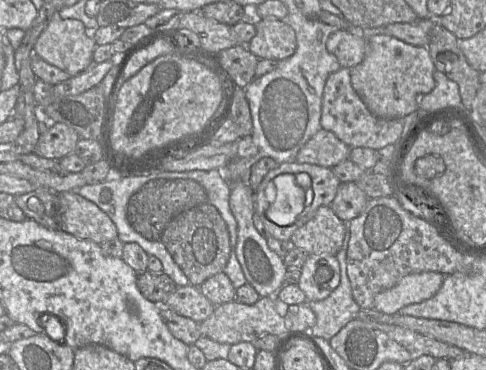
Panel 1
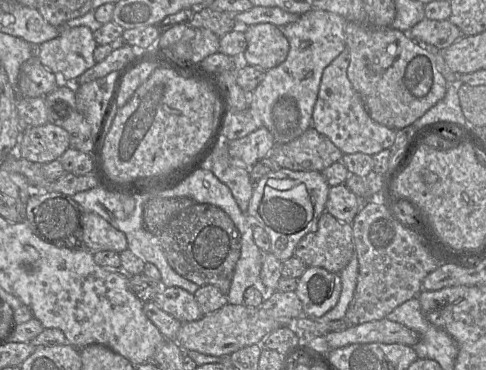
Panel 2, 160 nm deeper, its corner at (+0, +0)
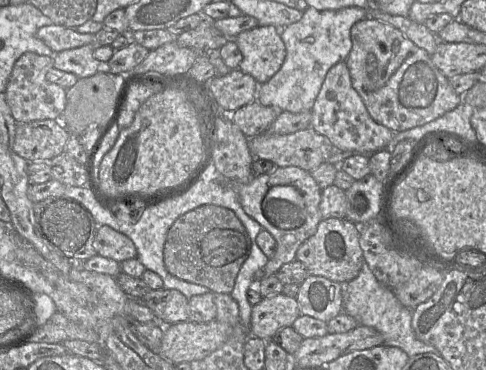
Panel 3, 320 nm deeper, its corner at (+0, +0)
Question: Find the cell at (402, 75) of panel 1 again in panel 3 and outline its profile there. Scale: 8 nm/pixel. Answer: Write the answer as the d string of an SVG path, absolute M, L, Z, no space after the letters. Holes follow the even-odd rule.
M365 18L352 26L350 37L352 48L345 62L352 86L377 124L394 132L406 131L434 121L462 102L462 96L453 90L450 79L437 69L430 55L392 25L373 18Z

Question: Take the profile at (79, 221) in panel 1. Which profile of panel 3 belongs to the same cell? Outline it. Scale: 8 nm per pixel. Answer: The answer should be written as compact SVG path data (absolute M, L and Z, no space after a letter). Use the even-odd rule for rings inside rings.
M101 225L94 239L97 255L119 263L137 257L134 243L124 234L107 225Z

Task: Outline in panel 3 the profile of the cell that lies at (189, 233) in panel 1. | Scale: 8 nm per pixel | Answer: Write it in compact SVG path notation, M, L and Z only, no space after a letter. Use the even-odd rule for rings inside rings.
M208 204L180 216L170 227L164 245L164 265L180 280L207 287L213 293L230 294L250 251L249 233L237 215L231 209Z

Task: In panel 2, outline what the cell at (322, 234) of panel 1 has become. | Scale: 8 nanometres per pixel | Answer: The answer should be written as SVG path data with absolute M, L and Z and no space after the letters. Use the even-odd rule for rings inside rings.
M325 211L319 218L318 230L299 241L294 256L303 260L307 267L340 273L349 264L354 249L352 224L342 223Z

